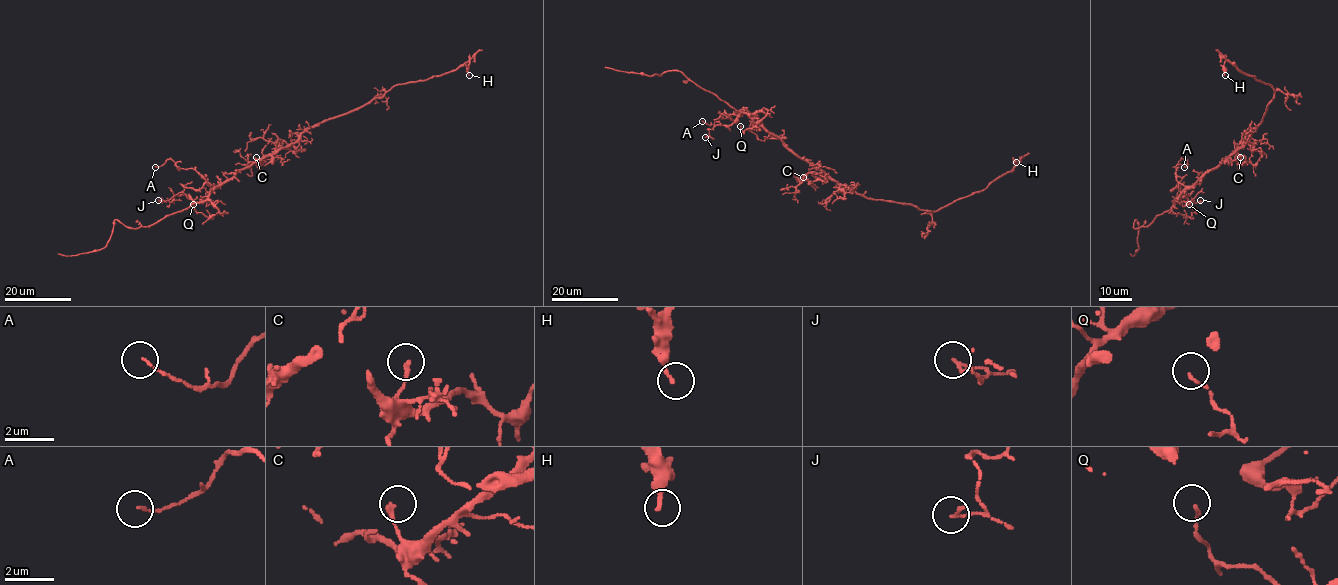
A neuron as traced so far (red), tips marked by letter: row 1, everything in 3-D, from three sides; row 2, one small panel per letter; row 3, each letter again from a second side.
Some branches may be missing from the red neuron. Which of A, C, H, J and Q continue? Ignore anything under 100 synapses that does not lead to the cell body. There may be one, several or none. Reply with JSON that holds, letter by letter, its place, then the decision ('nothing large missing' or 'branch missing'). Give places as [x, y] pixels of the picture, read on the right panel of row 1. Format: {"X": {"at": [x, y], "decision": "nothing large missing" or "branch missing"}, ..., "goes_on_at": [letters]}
{"A": {"at": [1184, 167], "decision": "nothing large missing"}, "C": {"at": [1240, 157], "decision": "nothing large missing"}, "H": {"at": [1225, 75], "decision": "nothing large missing"}, "J": {"at": [1200, 200], "decision": "nothing large missing"}, "Q": {"at": [1189, 204], "decision": "nothing large missing"}, "goes_on_at": []}

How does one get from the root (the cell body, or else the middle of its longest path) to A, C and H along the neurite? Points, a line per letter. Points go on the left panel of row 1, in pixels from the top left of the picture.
A: (262, 157), (219, 186), (211, 186), (192, 168), (179, 168), (170, 159), (155, 167)
C: (262, 157), (276, 152), (258, 162), (256, 157)
H: (262, 157), (287, 147), (312, 126), (381, 98), (397, 84), (440, 76), (468, 60), (469, 75)

